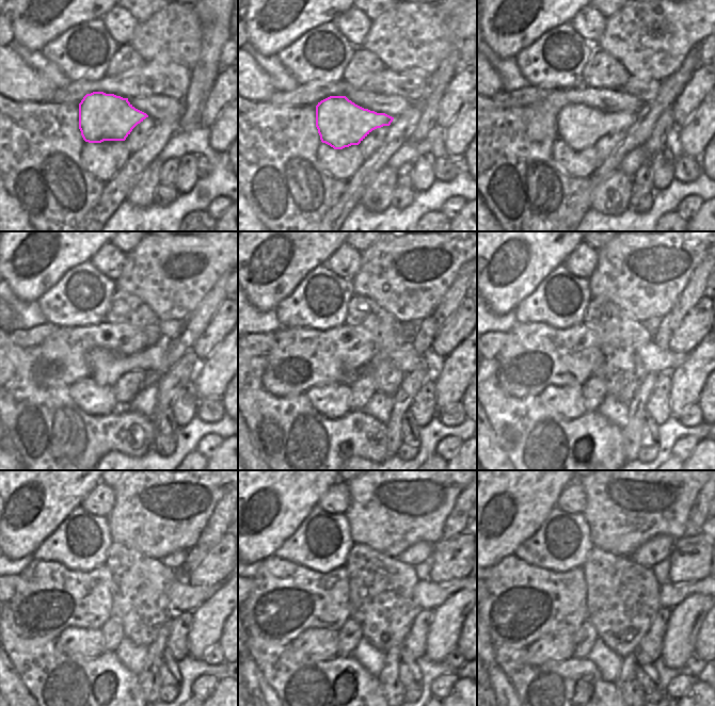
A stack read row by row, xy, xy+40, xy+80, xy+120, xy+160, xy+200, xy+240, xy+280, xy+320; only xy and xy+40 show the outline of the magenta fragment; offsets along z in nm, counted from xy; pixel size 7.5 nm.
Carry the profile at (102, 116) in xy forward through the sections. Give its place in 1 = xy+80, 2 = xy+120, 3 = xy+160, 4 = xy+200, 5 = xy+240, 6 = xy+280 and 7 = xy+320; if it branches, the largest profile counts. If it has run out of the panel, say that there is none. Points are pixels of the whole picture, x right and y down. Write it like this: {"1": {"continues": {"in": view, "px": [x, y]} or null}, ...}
{"1": {"continues": {"in": "xy+80", "px": [580, 127]}}, "2": {"continues": {"in": "xy+120", "px": [107, 367]}}, "3": {"continues": {"in": "xy+160", "px": [406, 358]}}, "4": {"continues": {"in": "xy+200", "px": [654, 359]}}, "5": {"continues": {"in": "xy+240", "px": [183, 597]}}, "6": {"continues": {"in": "xy+280", "px": [428, 595]}}, "7": {"continues": {"in": "xy+320", "px": [670, 595]}}}

